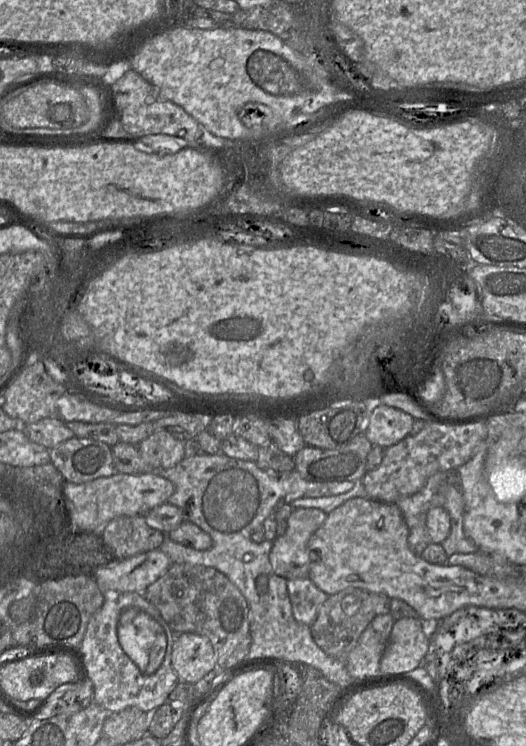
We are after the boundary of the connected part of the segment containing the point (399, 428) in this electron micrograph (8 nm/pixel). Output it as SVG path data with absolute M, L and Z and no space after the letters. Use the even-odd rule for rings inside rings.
M381 404L370 414L364 433L372 445L388 448L408 436L413 423L411 415Z

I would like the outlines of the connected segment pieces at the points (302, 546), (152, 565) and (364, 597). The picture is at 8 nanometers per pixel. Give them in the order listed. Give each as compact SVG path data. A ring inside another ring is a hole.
M294 508L286 532L273 540L269 561L275 574L287 580L308 578L308 542L327 516L317 508Z
M156 549L127 559L114 559L98 567L93 577L105 594L144 593L171 565L169 557Z
M349 588L327 598L320 607L310 630L315 643L326 654L345 661L366 627L375 617L384 614L390 614L389 597L366 590Z

